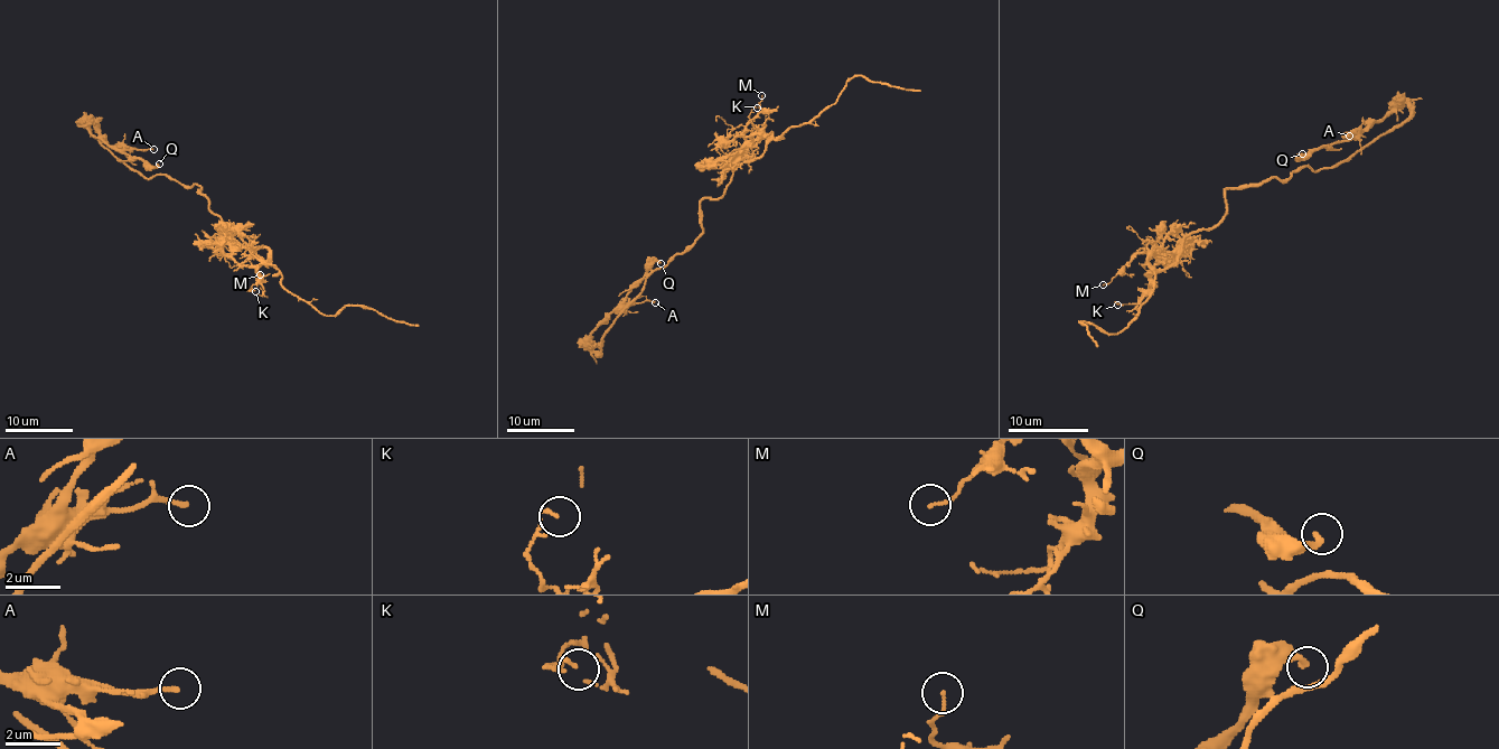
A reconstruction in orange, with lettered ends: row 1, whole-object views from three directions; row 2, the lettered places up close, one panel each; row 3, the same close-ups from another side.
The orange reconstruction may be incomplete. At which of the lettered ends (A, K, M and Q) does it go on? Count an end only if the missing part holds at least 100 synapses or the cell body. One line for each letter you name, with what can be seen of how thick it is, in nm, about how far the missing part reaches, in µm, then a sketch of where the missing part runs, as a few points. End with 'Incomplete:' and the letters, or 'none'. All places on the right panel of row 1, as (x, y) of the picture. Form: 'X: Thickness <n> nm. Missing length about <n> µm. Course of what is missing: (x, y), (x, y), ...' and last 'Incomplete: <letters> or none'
Incomplete: none

